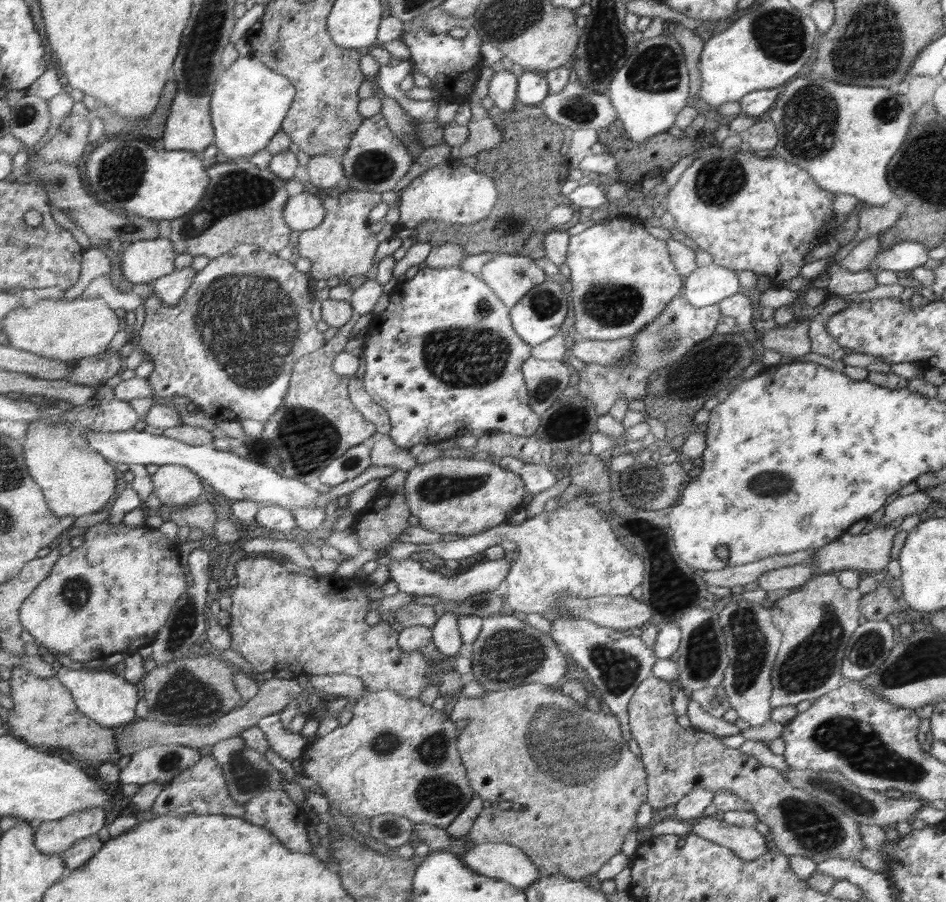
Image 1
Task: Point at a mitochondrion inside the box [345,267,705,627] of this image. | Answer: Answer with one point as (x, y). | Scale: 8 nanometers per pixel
(474, 358)

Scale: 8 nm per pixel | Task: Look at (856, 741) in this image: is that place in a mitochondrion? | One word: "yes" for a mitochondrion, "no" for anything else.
yes

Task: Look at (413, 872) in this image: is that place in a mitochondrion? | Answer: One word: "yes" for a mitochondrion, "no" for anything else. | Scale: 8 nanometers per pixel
no

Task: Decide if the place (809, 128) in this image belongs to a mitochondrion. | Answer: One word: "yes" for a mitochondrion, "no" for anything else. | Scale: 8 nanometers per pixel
yes

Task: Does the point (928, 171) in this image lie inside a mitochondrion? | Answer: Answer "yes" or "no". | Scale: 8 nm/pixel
yes

